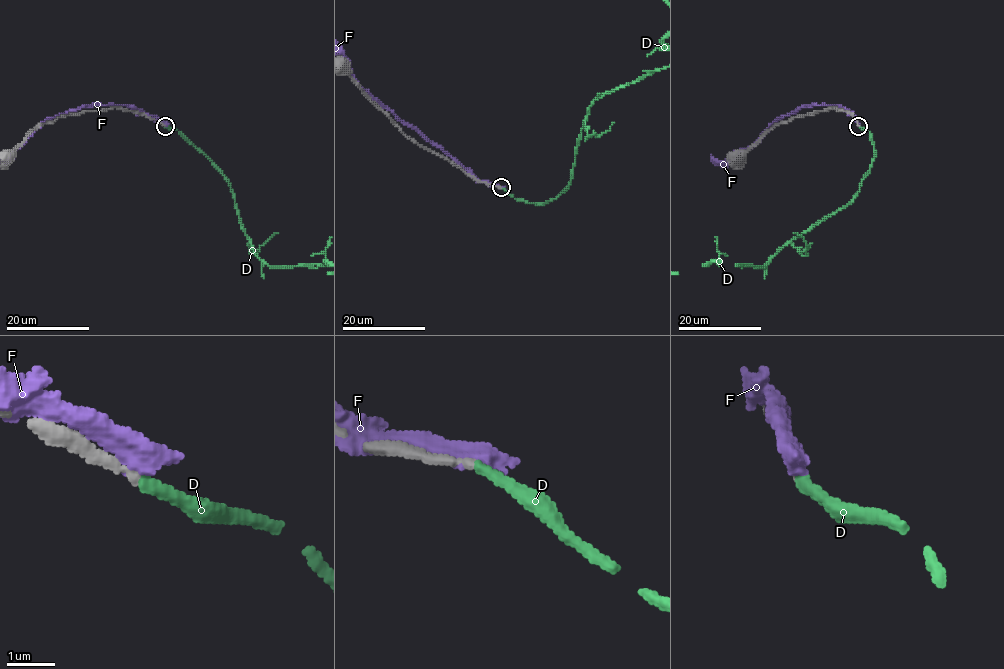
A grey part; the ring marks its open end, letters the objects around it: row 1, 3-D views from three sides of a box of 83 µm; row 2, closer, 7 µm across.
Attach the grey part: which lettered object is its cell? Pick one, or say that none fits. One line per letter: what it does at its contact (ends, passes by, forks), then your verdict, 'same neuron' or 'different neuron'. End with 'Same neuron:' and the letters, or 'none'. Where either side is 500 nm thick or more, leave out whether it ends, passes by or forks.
D: it ends | same neuron
F: it passes by | different neuron
Same neuron: D

